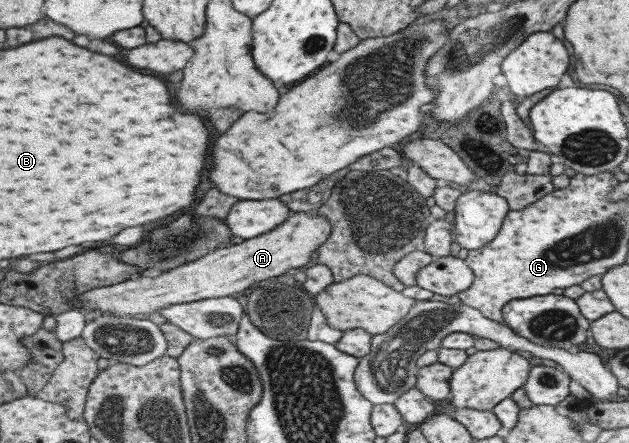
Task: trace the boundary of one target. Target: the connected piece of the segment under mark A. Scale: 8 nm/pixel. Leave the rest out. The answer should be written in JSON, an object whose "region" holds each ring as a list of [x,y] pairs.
{"region":[[[308,212],[292,213],[285,222],[269,232],[243,240],[239,244],[219,247],[205,256],[164,271],[155,278],[140,276],[111,286],[102,286],[76,296],[79,310],[97,310],[99,314],[113,316],[140,316],[159,312],[160,308],[195,302],[203,298],[235,296],[254,282],[273,282],[290,268],[299,268],[310,260],[311,254],[327,238],[330,226],[324,216]]]}

